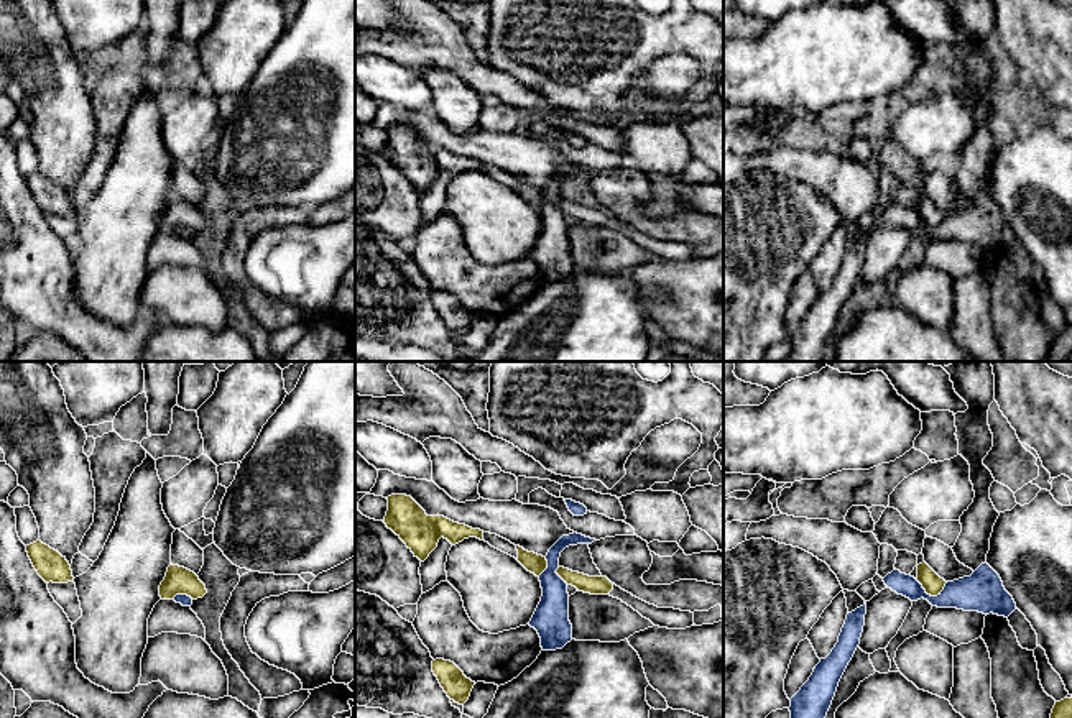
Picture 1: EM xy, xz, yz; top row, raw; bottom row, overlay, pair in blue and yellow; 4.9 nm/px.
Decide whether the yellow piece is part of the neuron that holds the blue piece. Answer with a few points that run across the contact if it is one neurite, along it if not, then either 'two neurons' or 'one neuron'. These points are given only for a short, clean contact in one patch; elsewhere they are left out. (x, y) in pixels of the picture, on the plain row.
line yz (984, 224), (933, 229), (933, 216); one neuron

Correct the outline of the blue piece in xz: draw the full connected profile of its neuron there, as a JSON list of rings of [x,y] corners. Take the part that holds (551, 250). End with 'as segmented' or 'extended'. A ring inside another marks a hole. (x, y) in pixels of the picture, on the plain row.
[[[577,164],[562,168],[549,181],[546,189],[516,177],[516,192],[541,214],[543,228],[529,258],[538,263],[543,283],[562,281],[572,273],[572,256],[569,253],[569,217],[590,227],[608,227],[613,222],[613,215],[607,209],[589,209],[559,197],[561,184],[566,179],[592,176],[594,173],[595,171]]]; extended

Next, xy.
[[[173,196],[159,217],[161,232],[174,232],[183,238],[191,238],[194,232],[202,230],[206,225],[206,217],[194,204]]]; extended

